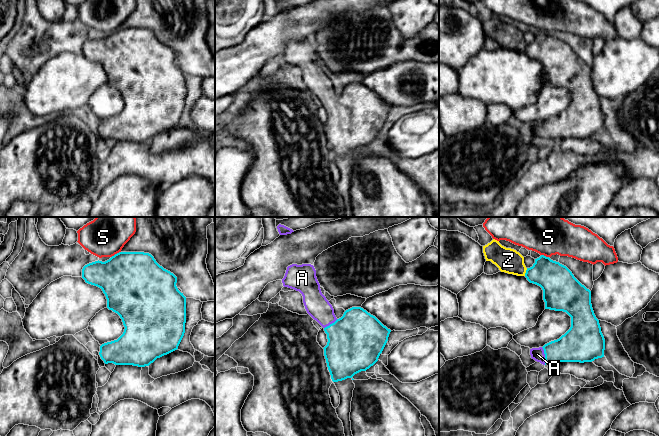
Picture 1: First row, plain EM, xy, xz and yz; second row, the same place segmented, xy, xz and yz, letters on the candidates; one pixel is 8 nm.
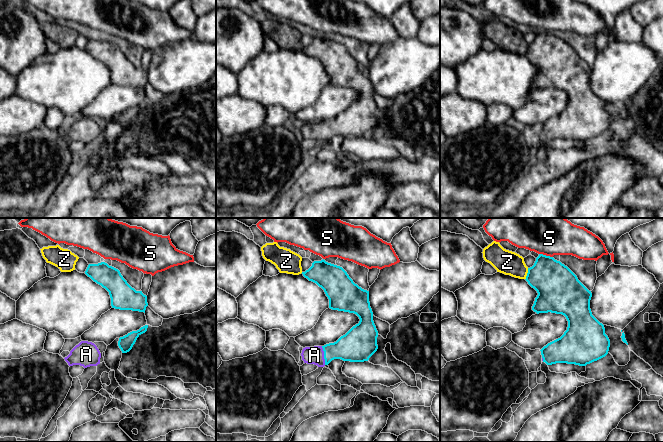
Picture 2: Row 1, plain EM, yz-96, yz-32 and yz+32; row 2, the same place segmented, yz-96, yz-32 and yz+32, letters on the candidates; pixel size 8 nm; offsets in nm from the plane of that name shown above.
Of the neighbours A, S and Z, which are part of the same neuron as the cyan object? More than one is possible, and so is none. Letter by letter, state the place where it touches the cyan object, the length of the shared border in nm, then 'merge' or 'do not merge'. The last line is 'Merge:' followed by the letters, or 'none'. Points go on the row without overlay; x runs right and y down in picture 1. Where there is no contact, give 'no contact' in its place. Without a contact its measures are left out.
A: meets cyan in yz at (545, 132); contact 150 nm long; merge
S: meets cyan in xy at (115, 30); contact 90 nm long; do not merge
Z: meets cyan in yz at (526, 48); contact 70 nm long; do not merge
Merge: A

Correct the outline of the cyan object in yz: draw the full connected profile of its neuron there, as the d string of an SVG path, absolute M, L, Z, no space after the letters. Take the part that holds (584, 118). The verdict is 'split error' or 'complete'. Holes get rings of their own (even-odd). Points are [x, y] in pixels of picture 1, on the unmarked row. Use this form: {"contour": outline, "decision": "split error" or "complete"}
{"contour": "M544 31L535 35L533 42L527 44L525 53L530 59L542 64L545 85L563 87L571 93L570 105L559 115L543 123L530 125L531 134L546 141L555 138L592 138L604 133L605 115L592 84L591 67L582 61L566 42Z", "decision": "split error"}

